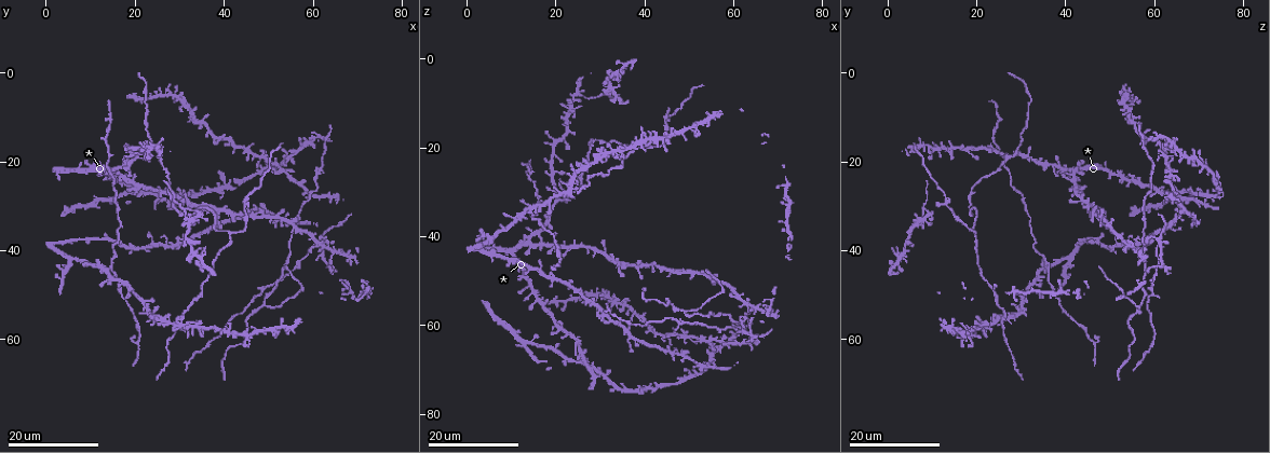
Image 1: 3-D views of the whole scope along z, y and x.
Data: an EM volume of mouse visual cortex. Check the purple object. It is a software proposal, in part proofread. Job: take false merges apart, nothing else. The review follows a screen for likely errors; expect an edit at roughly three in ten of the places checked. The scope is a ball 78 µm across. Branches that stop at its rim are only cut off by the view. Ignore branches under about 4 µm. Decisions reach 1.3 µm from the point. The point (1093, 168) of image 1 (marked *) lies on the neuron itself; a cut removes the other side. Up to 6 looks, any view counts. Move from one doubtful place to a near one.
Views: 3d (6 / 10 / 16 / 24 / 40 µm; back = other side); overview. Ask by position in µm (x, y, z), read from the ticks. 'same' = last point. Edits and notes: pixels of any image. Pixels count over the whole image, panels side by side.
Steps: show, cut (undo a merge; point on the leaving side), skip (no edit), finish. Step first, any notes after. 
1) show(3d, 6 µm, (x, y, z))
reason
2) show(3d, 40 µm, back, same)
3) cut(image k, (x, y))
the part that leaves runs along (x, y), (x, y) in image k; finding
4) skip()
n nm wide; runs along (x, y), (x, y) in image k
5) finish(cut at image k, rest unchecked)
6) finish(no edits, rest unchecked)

show(3d, 24 µm, (14.5, 43.5, 36.0))
four arms meet

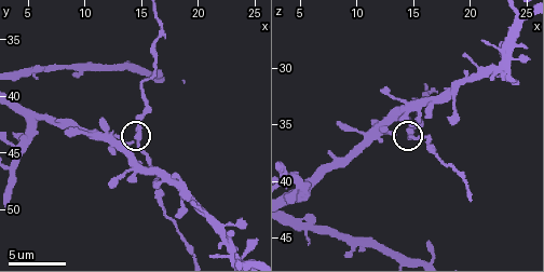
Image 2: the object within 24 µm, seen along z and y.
show(3d, 10 µm, (14.6, 43.8, 35.8))
zoom in

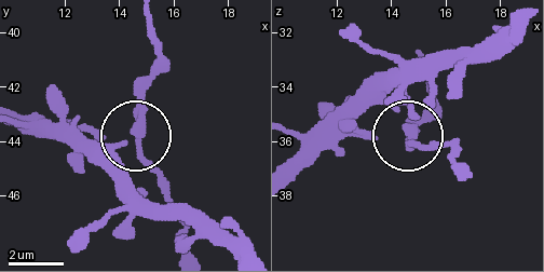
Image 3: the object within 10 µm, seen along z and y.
skip()
runs along (151, 24), (157, 58), (143, 86), (140, 141), (163, 195) in image 3; all the same neuron

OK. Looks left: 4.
show(3d, 24 µm, (45.0, 30.0, 14.0))
sudden change in width

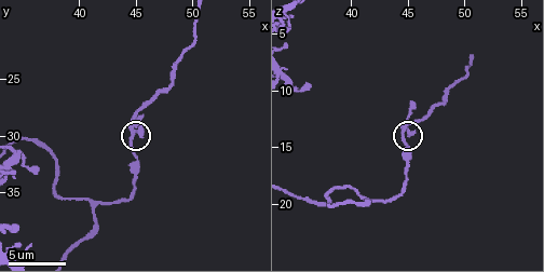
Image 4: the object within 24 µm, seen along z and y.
show(3d, 10 µm, (44.6, 30.0, 13.6))

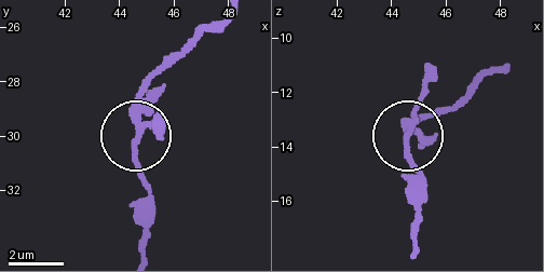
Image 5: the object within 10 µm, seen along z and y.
show(3d, 10 µm, back, (44.6, 30.3, 13.7))

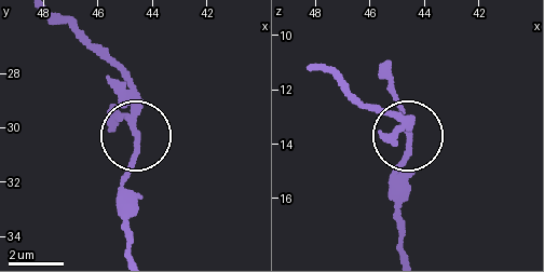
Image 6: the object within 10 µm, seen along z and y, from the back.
cut(image 6, (121, 76))
190 nm wide; the part that leaves runs along (130, 117), (123, 78), (60, 22) in image 6; a second neuron is stuck on

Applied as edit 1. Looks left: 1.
finish(cut at image 6, rest unchecked)

